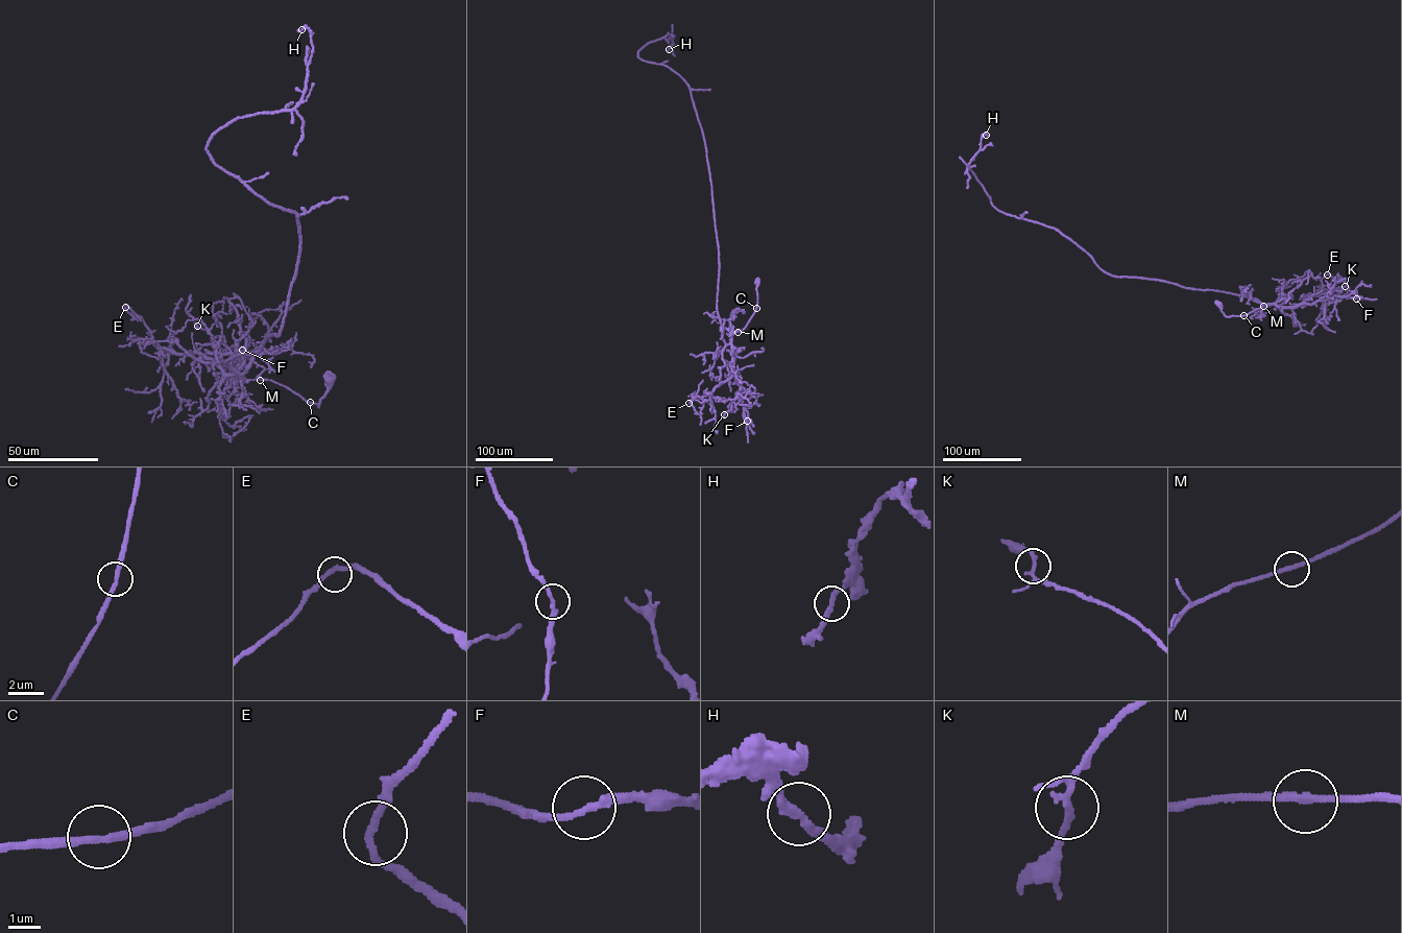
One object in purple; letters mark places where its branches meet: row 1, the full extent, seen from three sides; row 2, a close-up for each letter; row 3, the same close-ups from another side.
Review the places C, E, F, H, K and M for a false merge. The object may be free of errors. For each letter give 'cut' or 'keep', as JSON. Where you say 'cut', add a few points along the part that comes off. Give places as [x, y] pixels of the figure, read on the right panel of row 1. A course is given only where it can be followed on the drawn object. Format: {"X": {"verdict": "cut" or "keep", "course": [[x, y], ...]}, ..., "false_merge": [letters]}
{"C": {"verdict": "keep"}, "E": {"verdict": "keep"}, "F": {"verdict": "keep"}, "H": {"verdict": "keep"}, "K": {"verdict": "keep"}, "M": {"verdict": "keep"}, "false_merge": []}

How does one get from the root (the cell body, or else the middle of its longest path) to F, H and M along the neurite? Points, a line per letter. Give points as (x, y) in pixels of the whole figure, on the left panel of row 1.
F: (329, 378), (318, 407), (269, 380), (236, 381), (231, 371), (240, 360), (232, 355), (242, 350)
H: (329, 378), (318, 407), (224, 363), (280, 335), (300, 241), (296, 213), (206, 148), (299, 101), (301, 29)
M: (329, 378), (328, 390), (318, 407), (284, 385), (260, 380)

